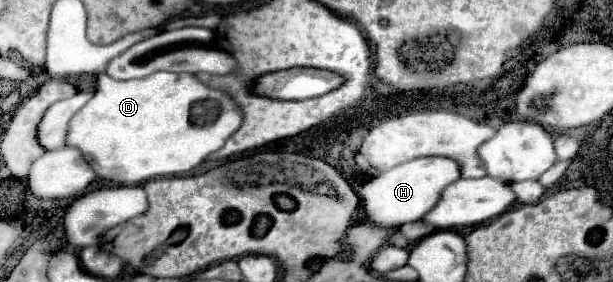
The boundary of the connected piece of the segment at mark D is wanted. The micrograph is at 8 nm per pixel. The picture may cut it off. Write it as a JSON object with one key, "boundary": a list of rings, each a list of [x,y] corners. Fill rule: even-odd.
{"boundary":[[[156,72],[142,80],[112,80],[106,74],[98,76],[96,92],[88,104],[72,116],[68,122],[68,140],[66,146],[80,148],[84,160],[92,164],[92,170],[98,178],[122,184],[136,186],[154,178],[180,176],[200,166],[208,154],[220,150],[224,142],[238,130],[242,124],[242,112],[234,100],[220,92],[204,86],[192,74],[174,74],[174,72]]]}

